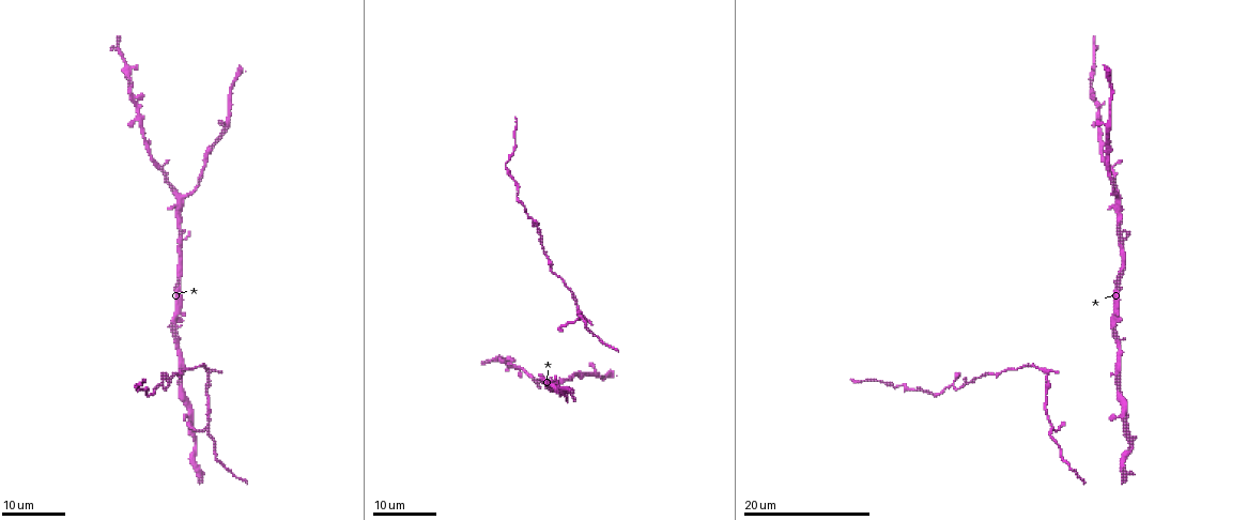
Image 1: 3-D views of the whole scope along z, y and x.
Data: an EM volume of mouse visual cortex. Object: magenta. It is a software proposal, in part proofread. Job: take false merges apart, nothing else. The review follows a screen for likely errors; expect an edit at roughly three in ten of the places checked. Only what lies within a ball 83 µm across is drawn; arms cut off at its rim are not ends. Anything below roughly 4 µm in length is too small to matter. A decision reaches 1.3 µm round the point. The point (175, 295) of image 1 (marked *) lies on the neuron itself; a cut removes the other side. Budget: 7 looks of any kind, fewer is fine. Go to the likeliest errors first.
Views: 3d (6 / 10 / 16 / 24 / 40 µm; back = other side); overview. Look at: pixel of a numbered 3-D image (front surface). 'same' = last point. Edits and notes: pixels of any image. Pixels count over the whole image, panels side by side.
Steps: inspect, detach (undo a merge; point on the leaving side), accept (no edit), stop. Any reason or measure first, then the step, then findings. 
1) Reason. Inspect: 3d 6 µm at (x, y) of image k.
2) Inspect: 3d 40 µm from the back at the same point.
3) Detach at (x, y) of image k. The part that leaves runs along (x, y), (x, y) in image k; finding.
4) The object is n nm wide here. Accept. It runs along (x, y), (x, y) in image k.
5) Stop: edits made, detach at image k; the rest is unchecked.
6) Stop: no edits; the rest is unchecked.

Arms part here. Inspect: 3d 24 µm at (207, 427) of image 1.

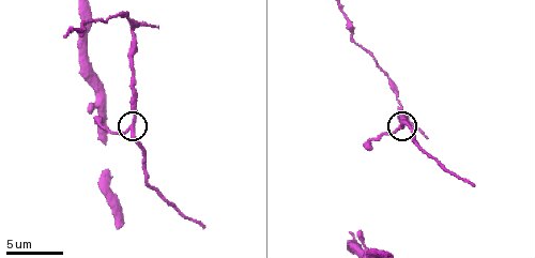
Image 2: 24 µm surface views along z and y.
Closer look. Inspect: 3d 10 µm at (403, 127) of image 2.

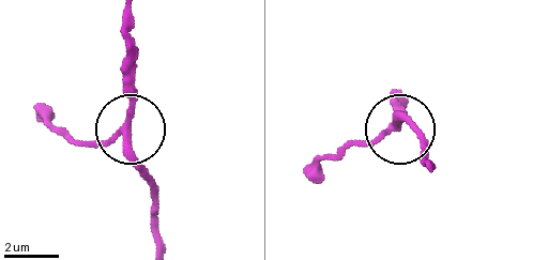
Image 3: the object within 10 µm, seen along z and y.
The side arm is 13 µm long. Accept. One neuron here.

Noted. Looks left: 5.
Inspect: 3d 10 µm at (100, 108) of image 2.

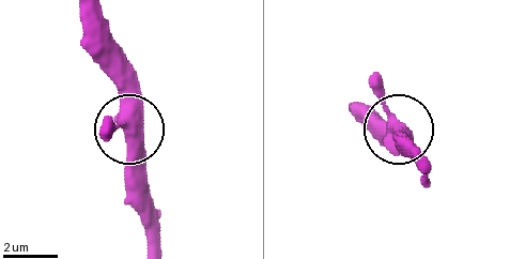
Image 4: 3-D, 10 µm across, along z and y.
The object is 470 nm wide here. Accept. It runs along (89, 18), (91, 52), (123, 101), (129, 188) in image 4; continuous, no second neuron.

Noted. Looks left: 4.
Calibre changes. Inspect: 3d 10 µm at (135, 35) of image 2.

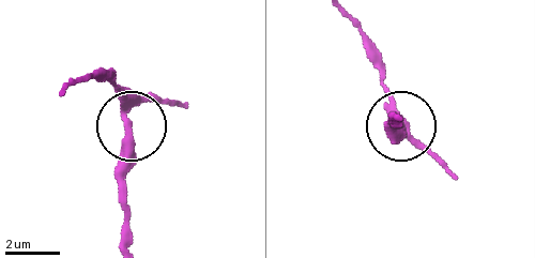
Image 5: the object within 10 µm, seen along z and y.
Inspect: 3d 6 µm at (125, 120) of image 5.

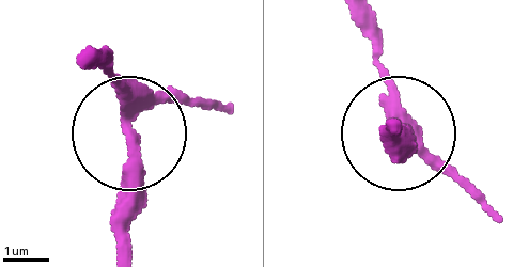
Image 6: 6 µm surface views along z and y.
Detach at (186, 96) of image 6. The part that leaves runs along (406, 121), (372, 21) in image 6; a second neuron is stuck on.

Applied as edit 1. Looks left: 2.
Stop: edits made, detach at image 6; the rest is unchecked.

